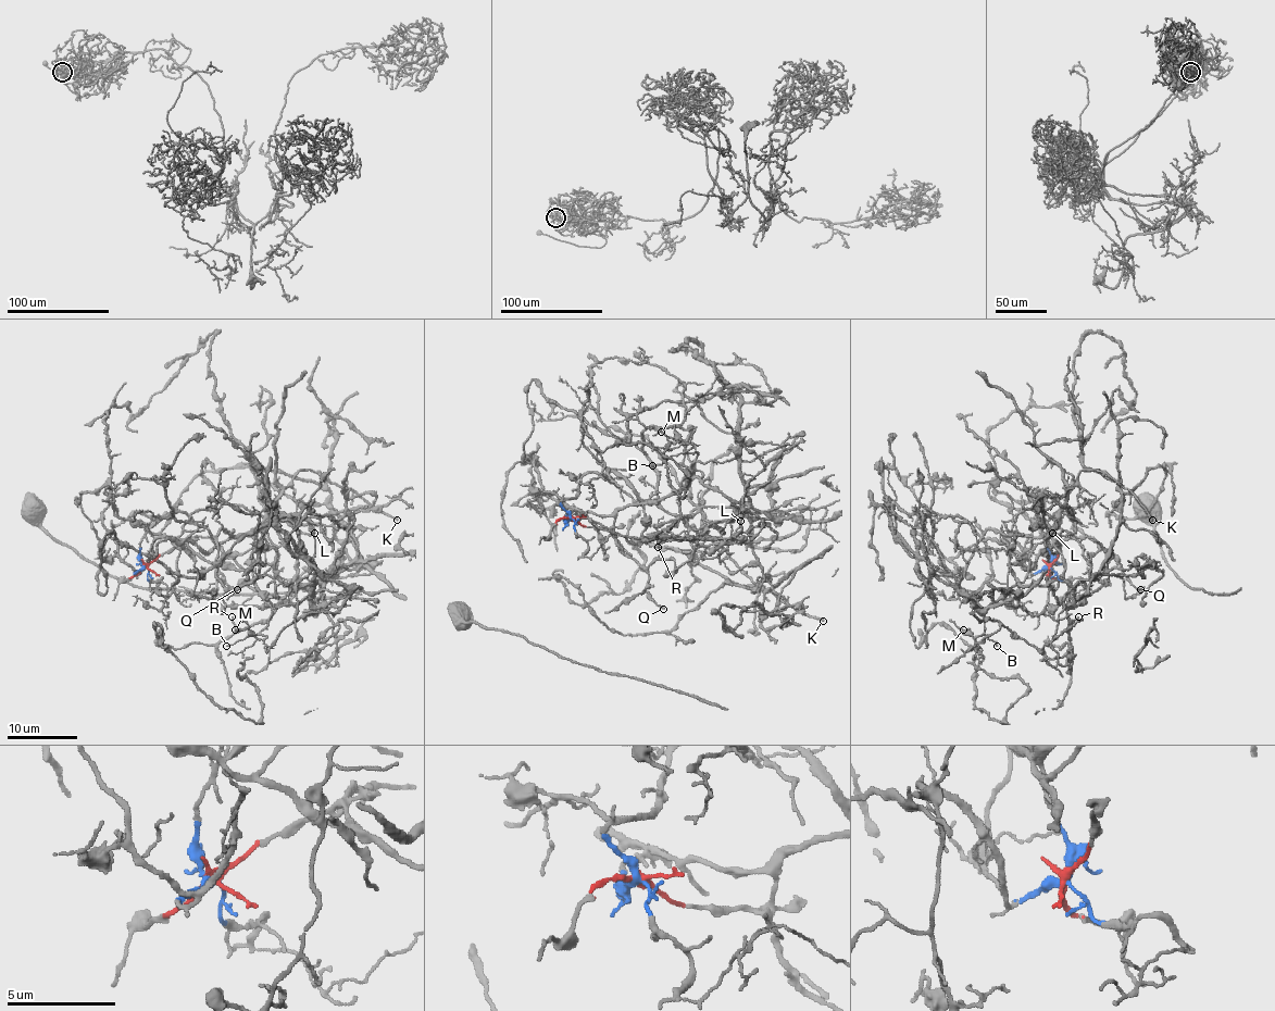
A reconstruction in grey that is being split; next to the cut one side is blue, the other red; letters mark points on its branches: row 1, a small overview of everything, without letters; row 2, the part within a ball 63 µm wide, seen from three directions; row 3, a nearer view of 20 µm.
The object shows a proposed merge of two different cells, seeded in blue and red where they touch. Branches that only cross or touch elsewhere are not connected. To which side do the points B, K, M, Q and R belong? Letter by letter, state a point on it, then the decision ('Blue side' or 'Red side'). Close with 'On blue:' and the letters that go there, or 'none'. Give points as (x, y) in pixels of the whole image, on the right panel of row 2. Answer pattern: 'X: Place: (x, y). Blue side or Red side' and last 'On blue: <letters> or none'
B: Place: (997, 646). Blue side
K: Place: (1152, 520). Blue side
M: Place: (963, 629). Blue side
Q: Place: (1140, 589). Red side
R: Place: (1078, 616). Red side
On blue: B, K, M

